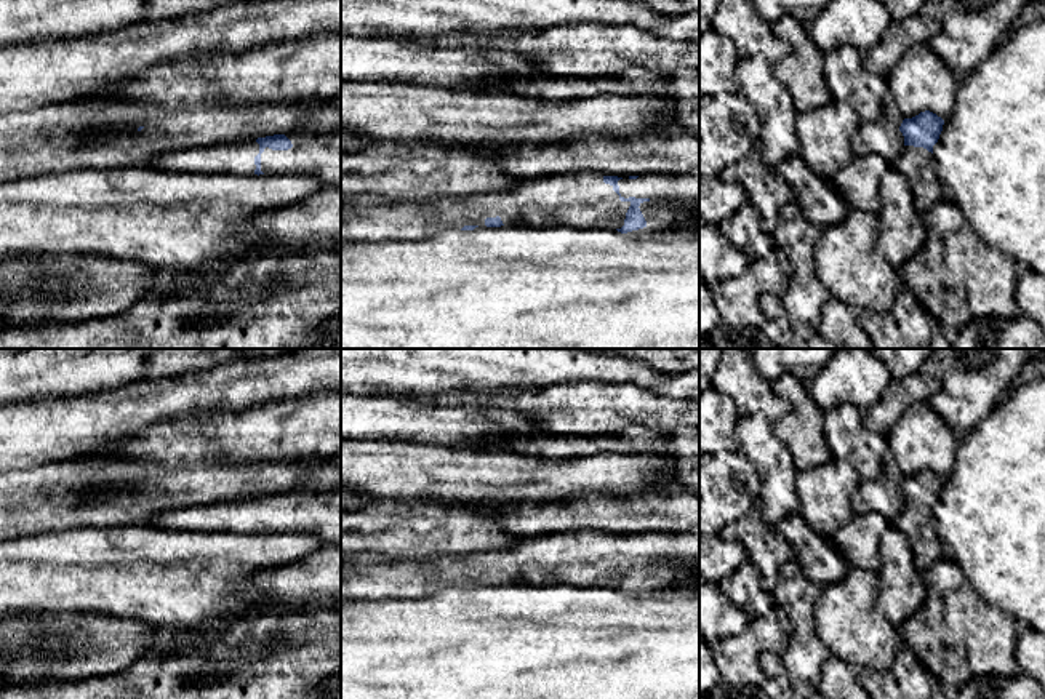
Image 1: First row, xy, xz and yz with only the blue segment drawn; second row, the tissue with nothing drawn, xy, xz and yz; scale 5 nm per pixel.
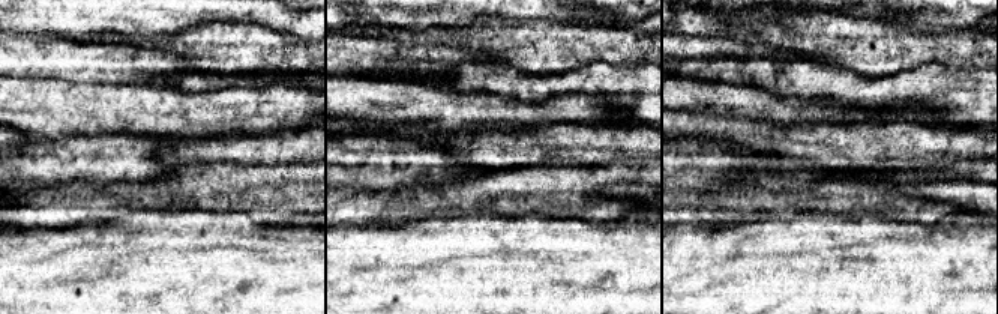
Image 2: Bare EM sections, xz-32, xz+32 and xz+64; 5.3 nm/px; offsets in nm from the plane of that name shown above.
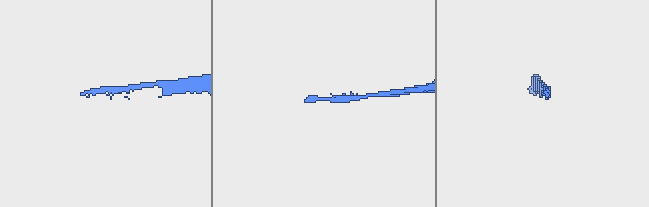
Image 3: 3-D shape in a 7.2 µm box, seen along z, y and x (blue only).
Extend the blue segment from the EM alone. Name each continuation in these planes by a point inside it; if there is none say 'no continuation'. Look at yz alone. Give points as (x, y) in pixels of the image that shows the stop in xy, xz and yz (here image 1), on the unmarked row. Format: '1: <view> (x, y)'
1: yz (919, 525)

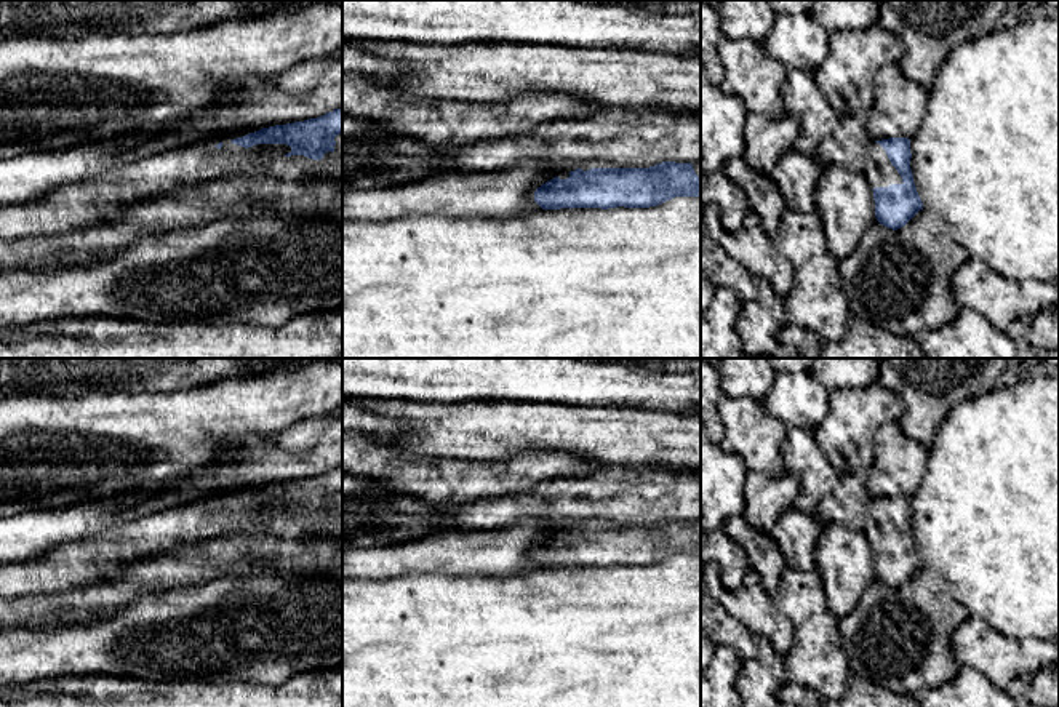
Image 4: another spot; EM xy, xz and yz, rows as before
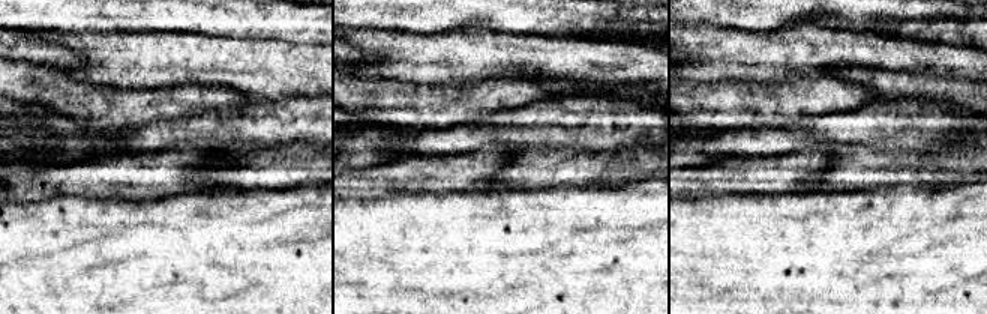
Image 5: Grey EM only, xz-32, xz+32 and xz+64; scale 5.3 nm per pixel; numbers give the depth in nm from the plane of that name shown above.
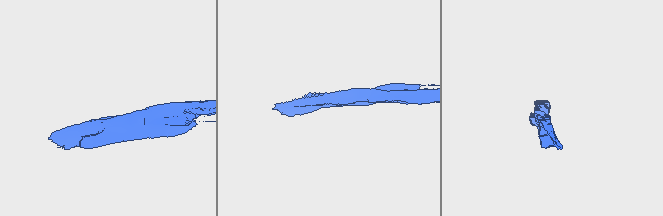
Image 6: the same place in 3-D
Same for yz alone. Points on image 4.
1: yz (880, 531)

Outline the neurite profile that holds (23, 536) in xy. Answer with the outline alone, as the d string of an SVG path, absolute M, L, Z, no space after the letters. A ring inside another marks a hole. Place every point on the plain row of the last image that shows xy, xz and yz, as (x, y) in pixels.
M141 488L125 491L106 499L88 499L74 505L64 505L56 510L34 510L10 518L0 518L0 565L24 561L38 557L67 541L86 537L112 528L118 520L133 517L134 507L141 504L152 489Z

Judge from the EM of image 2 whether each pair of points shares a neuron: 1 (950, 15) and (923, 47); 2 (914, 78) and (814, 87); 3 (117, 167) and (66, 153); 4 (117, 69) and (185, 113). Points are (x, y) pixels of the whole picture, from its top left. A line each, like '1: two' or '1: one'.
1: two
2: one
3: one
4: two

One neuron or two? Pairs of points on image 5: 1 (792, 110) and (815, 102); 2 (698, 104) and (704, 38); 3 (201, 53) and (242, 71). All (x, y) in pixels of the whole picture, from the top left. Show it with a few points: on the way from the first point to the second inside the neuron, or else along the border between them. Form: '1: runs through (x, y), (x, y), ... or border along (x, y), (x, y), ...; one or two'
1: runs through (798, 104), (809, 102); one
2: border along (684, 77), (692, 80), (735, 81); two
3: runs through (212, 60), (231, 63); one

